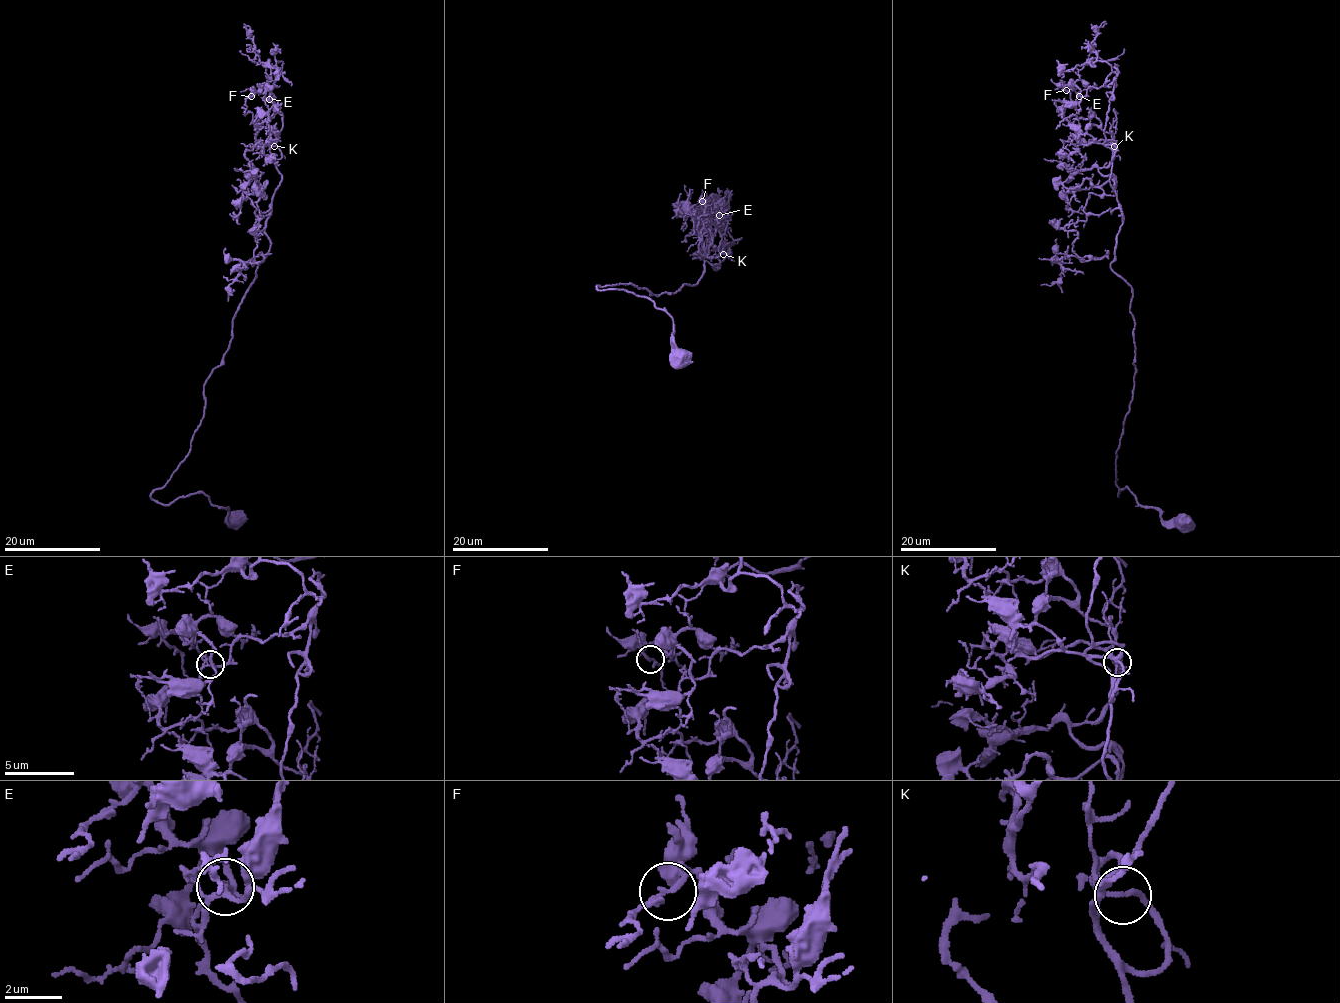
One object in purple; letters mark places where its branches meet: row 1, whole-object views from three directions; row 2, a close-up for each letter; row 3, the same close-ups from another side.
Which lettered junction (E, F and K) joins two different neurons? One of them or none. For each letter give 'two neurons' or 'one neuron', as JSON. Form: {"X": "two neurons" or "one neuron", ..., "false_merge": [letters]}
{"E": "one neuron", "F": "one neuron", "K": "one neuron", "false_merge": []}

